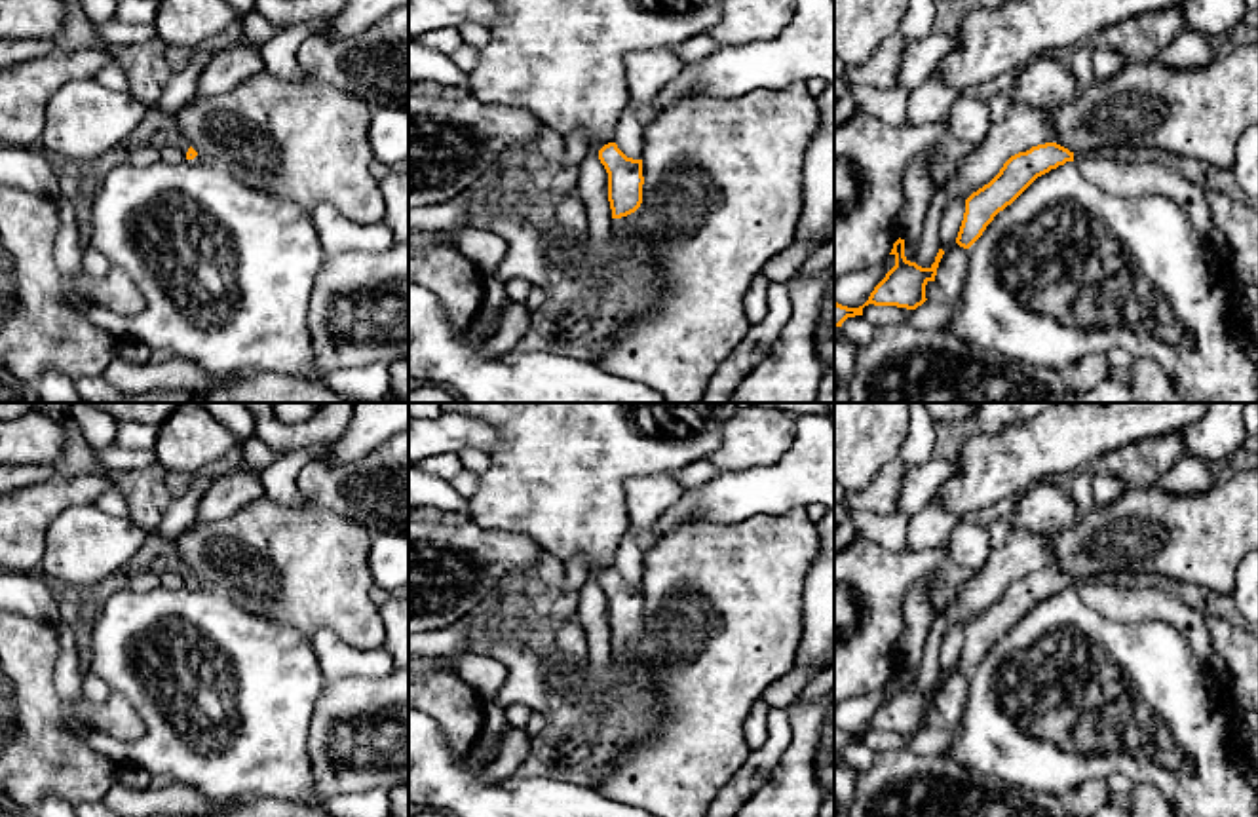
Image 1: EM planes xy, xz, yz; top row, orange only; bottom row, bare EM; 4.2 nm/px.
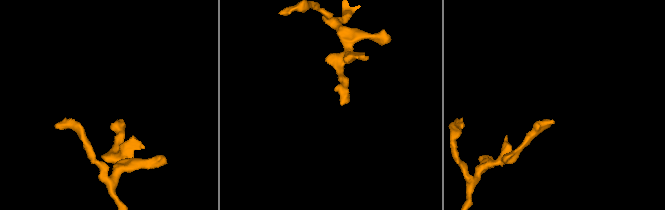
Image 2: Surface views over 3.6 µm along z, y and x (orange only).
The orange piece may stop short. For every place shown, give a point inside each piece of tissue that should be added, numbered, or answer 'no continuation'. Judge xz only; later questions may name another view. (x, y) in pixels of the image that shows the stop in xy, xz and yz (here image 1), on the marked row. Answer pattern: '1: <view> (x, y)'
1: xz (618, 225)

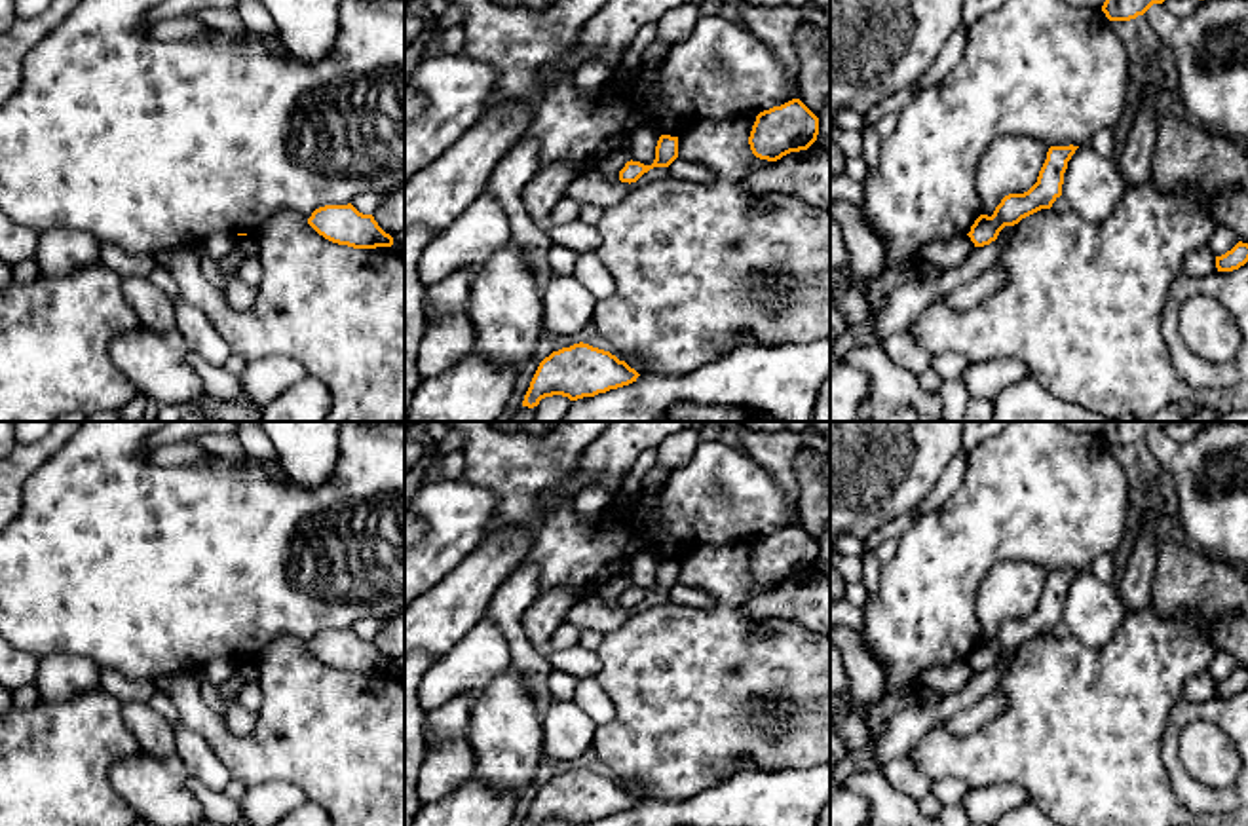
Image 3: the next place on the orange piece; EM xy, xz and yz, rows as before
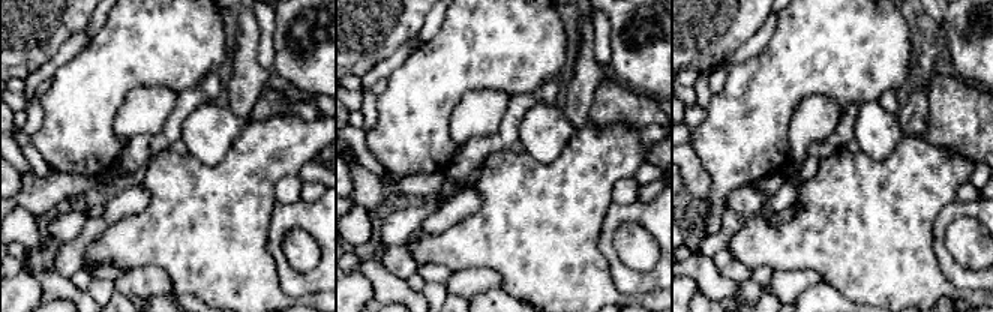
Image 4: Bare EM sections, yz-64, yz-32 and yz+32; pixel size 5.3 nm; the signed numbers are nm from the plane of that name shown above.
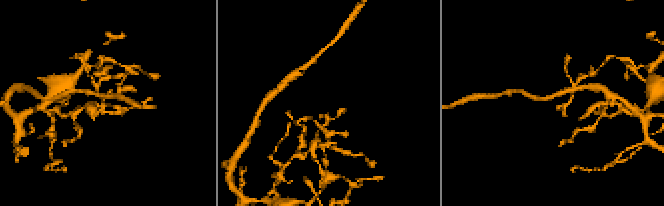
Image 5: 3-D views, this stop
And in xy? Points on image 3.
no continuation

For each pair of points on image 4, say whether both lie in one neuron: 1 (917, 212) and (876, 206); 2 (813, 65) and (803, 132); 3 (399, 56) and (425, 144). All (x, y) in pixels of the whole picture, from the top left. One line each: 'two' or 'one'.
1: one
2: two
3: two

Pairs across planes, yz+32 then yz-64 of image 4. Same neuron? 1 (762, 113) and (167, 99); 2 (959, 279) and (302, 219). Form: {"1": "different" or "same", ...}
{"1": "different", "2": "same"}

